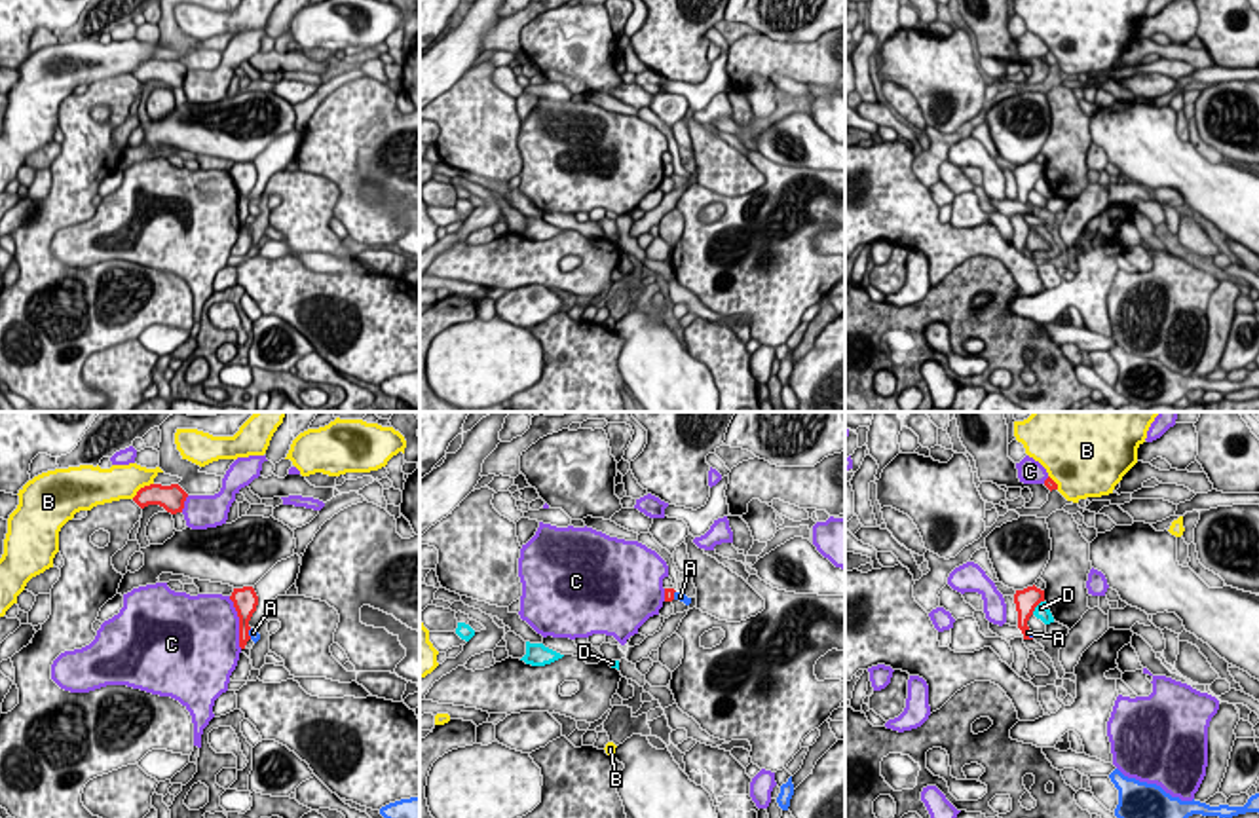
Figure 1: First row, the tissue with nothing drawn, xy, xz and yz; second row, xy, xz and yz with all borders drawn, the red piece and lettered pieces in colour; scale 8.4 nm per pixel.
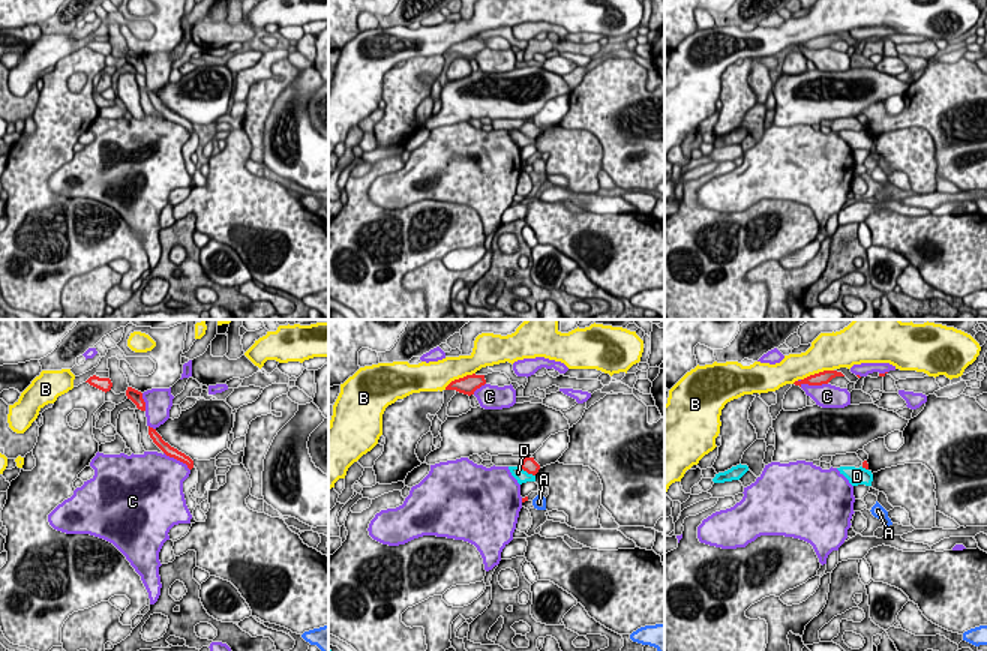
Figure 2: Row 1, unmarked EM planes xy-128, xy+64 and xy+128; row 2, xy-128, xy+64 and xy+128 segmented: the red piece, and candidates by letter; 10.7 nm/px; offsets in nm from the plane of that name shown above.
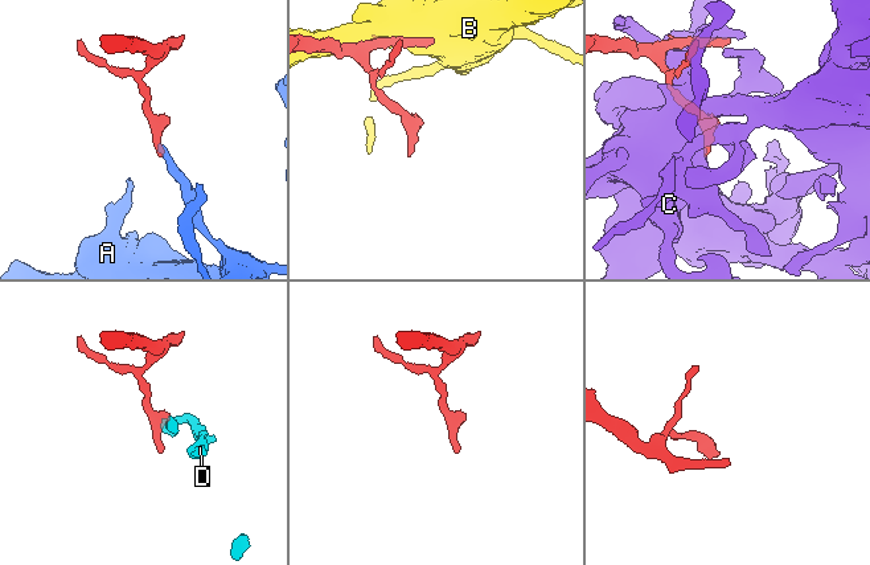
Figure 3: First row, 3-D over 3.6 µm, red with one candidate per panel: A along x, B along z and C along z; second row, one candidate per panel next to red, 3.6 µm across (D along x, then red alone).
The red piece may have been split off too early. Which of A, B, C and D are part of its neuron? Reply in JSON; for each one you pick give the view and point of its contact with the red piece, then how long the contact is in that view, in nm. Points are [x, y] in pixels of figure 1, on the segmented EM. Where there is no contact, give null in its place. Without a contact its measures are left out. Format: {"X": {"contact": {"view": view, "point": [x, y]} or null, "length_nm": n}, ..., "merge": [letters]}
{"merge": []}

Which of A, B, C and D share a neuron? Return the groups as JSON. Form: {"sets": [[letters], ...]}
{"sets": [["A"], ["B"], ["C"], ["D"]]}

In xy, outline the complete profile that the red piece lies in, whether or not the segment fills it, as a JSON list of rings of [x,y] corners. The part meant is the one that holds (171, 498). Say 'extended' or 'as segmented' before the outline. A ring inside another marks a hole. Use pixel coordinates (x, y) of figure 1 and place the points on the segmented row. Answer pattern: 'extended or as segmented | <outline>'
as segmented | [[[150,484],[141,488],[133,497],[133,501],[141,509],[148,505],[160,505],[167,512],[177,514],[182,512],[186,497],[188,493],[179,484],[171,484],[171,486]]]

